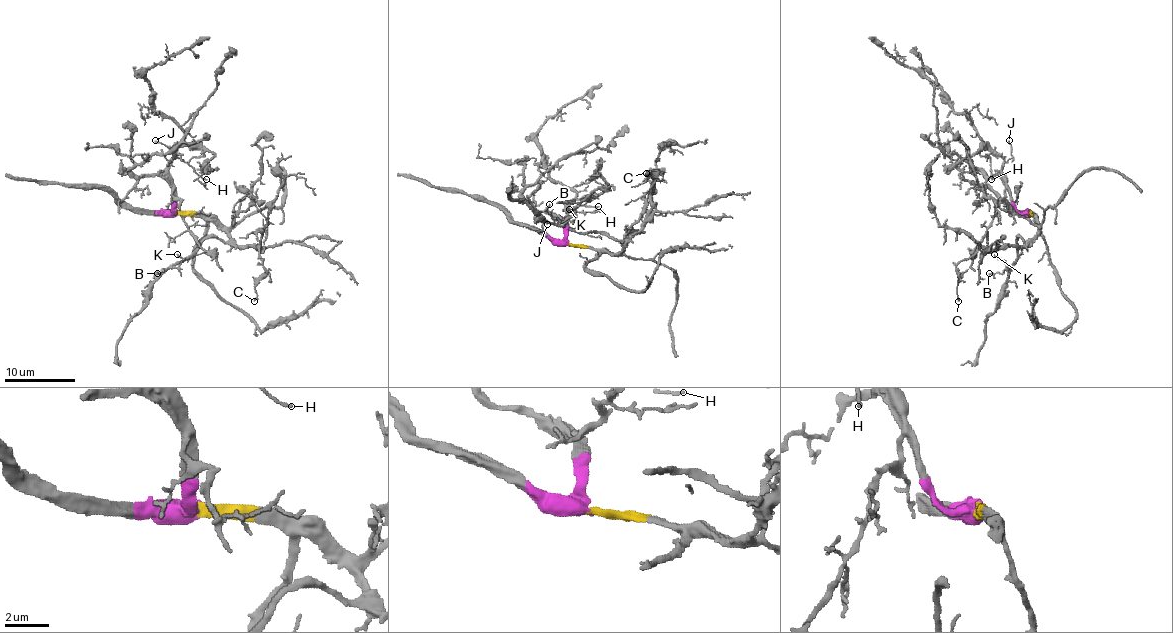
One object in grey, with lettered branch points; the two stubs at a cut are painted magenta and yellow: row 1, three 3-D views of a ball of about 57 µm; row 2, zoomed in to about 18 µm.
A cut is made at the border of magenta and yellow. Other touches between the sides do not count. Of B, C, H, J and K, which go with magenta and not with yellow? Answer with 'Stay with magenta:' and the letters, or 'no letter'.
Stay with magenta: H, J

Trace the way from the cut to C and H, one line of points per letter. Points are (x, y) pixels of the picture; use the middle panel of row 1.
C: (566, 244), (617, 252), (640, 228), (651, 209), (654, 172), (658, 172), (645, 173)
H: (566, 244), (566, 226), (559, 217), (566, 214), (566, 207), (573, 200), (593, 194), (580, 205), (598, 207)

